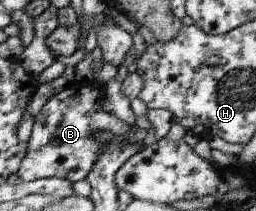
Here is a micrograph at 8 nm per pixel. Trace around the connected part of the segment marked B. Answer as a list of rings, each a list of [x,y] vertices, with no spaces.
[[[92,79],[73,80],[67,87],[61,89],[58,93],[53,94],[45,105],[39,110],[34,117],[32,129],[28,140],[26,141],[26,154],[20,161],[16,175],[22,182],[32,182],[39,178],[63,178],[74,181],[81,181],[91,171],[97,156],[104,151],[106,145],[96,140],[96,134],[105,132],[114,138],[126,138],[129,145],[136,144],[141,149],[143,139],[145,139],[146,130],[141,127],[133,127],[126,122],[118,120],[117,117],[103,111],[103,94],[104,86],[98,81]]]

